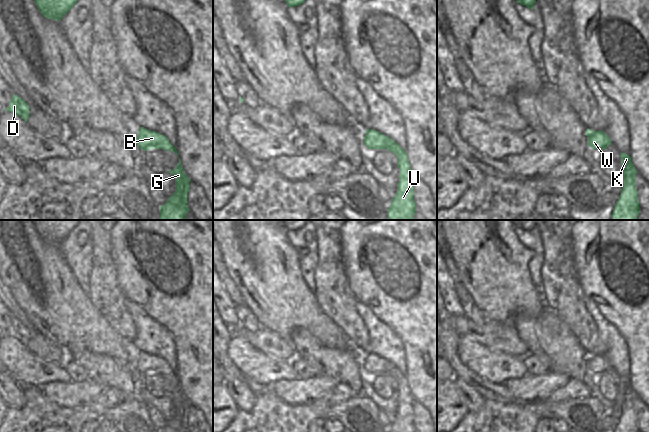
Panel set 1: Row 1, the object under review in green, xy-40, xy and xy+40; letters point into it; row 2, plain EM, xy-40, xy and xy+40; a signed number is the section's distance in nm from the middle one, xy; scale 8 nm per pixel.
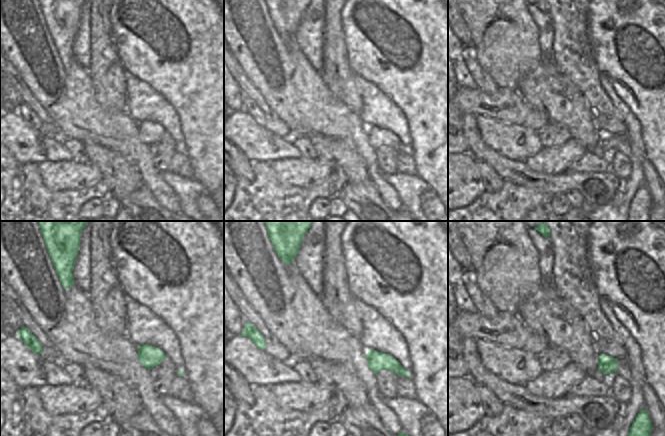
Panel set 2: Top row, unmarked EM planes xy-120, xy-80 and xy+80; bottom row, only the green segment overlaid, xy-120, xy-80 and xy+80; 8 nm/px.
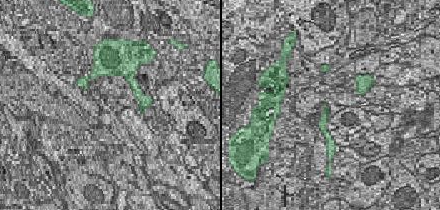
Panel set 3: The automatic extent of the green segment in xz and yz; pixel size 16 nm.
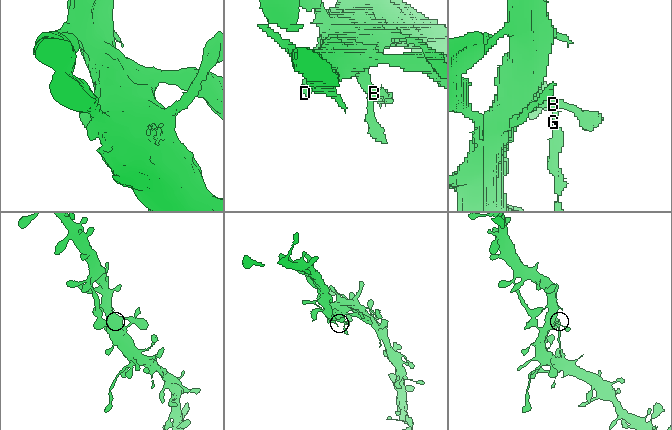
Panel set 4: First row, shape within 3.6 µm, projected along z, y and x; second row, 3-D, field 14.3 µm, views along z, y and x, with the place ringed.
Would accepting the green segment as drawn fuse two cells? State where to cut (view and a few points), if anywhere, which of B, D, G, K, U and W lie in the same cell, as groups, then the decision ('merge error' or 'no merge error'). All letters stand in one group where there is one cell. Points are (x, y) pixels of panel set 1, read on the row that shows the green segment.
cut xy-40 (160, 135), (163, 141), (163, 148); groups B D W / G K U; merge error

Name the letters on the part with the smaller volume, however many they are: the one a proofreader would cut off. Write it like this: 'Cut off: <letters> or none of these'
Cut off: G, K, U

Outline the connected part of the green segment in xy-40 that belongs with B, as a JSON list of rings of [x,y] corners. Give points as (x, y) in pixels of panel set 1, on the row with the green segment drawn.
[[[139,127],[135,142],[137,146],[144,151],[163,149],[161,134],[156,131],[150,131],[144,127]]]

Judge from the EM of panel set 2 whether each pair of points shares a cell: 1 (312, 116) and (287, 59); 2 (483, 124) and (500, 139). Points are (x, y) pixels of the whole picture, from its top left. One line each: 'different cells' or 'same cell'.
1: same cell
2: same cell

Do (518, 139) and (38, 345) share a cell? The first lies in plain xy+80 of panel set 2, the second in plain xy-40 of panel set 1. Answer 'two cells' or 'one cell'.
two cells

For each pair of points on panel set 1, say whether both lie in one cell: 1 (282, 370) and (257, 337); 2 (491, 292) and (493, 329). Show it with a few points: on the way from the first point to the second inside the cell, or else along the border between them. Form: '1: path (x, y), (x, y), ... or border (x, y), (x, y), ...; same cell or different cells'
1: border (251, 343), (270, 356), (285, 358), (290, 361); different cells
2: border (487, 318), (500, 322), (512, 321); different cells

